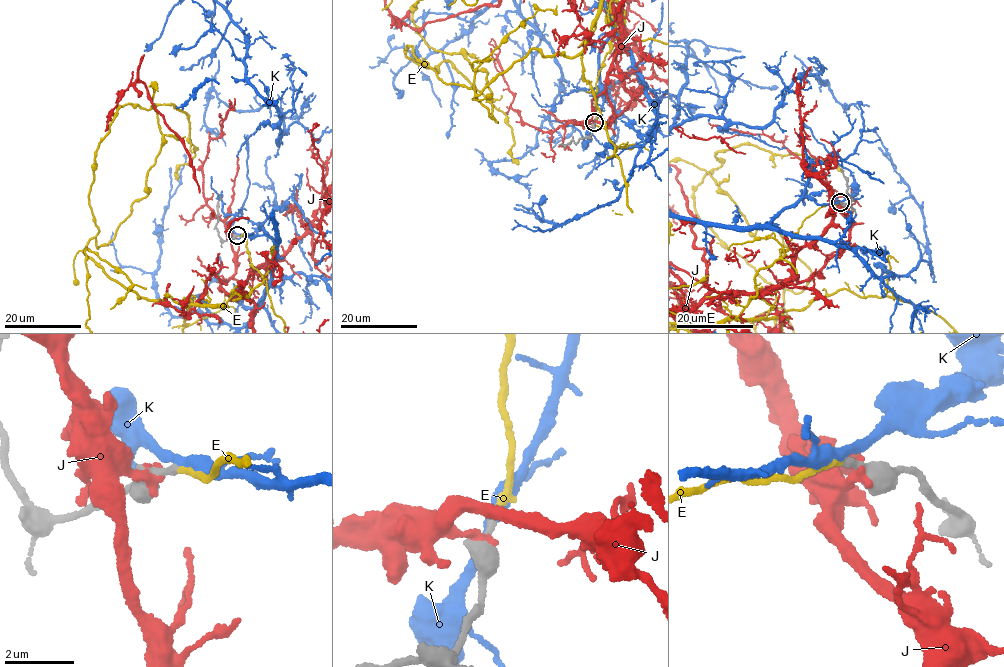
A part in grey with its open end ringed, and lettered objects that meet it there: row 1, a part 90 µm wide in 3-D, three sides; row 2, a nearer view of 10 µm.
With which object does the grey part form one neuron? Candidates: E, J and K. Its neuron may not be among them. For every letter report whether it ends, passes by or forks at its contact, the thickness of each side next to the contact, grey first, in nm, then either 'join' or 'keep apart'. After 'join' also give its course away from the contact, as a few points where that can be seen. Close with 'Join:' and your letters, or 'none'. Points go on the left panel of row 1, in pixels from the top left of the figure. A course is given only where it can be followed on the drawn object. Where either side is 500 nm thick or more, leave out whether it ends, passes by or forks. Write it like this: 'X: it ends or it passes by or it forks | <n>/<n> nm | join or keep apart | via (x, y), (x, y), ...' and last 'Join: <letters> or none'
E: it ends | 240/200 nm | join
J: 650/280 nm | keep apart
K: it passes by | 280/280 nm | keep apart
Join: E

